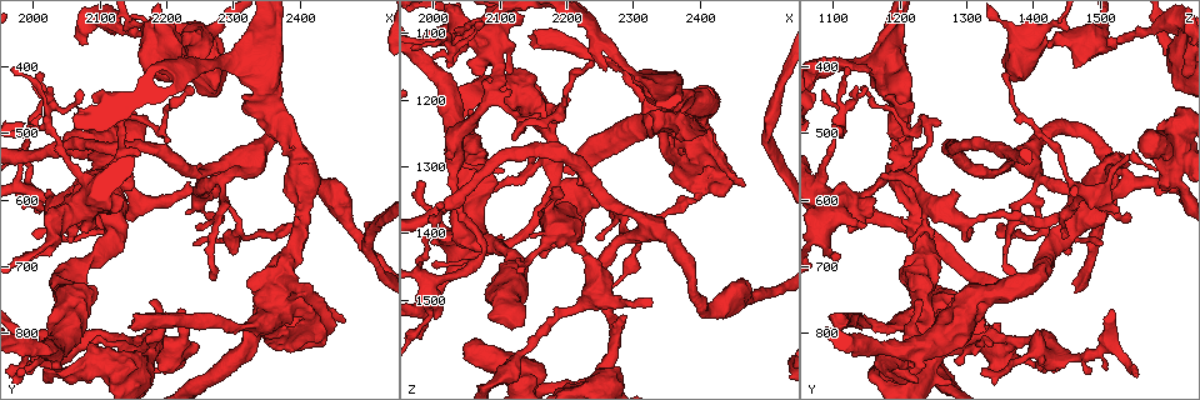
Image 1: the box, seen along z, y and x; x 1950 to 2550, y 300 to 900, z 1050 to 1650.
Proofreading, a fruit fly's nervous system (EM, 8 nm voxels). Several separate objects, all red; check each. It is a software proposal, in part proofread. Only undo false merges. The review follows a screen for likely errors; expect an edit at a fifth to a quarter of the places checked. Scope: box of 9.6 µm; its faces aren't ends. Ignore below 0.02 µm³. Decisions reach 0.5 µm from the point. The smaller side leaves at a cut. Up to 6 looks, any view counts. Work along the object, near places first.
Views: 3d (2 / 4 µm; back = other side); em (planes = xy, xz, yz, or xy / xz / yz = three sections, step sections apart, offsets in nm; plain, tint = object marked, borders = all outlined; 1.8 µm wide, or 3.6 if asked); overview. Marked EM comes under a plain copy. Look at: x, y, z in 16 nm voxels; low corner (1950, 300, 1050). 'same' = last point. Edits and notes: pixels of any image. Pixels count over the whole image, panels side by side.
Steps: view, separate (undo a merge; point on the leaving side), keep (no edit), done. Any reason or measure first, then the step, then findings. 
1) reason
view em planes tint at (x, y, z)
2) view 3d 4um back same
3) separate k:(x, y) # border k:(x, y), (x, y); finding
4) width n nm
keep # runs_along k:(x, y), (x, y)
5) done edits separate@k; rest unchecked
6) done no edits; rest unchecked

thin neck
view 3d 2um at (2385, 520, 1210)

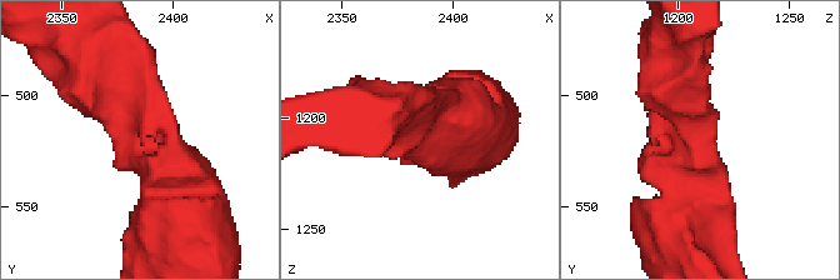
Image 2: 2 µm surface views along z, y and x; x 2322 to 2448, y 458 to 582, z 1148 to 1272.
arm_widths 440, 600 nm
view em planes tint at (2384, 520, 1208)

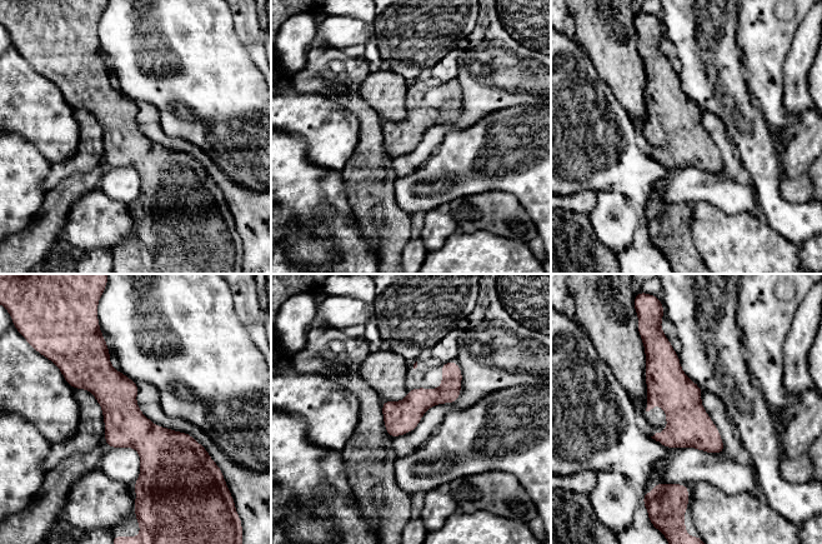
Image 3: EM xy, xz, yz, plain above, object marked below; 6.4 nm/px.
keep # runs_along 3:(103, 345), (103, 380), (149, 443), (145, 488); all the same neuron

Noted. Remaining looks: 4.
sudden change in width
view em xy step 16 tint at (2460, 620, 1495)

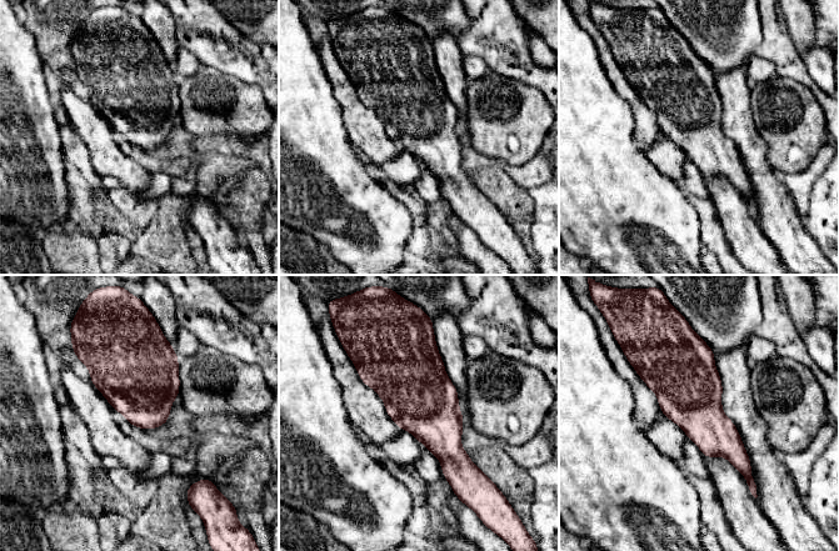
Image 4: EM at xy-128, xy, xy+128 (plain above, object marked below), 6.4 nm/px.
view em planes borders same

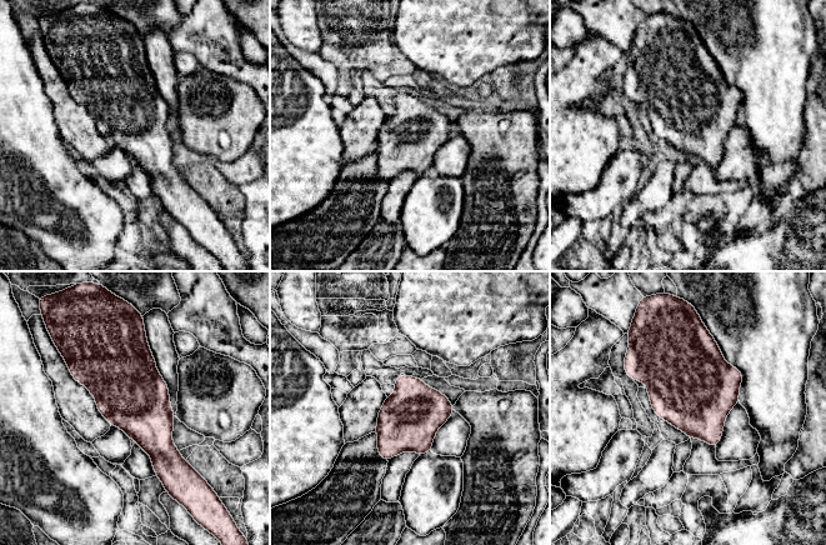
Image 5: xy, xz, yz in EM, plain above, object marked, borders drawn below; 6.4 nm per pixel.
keep # one neuron here

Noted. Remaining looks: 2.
sudden change in width
view 3d 4um at (2205, 370, 1410)

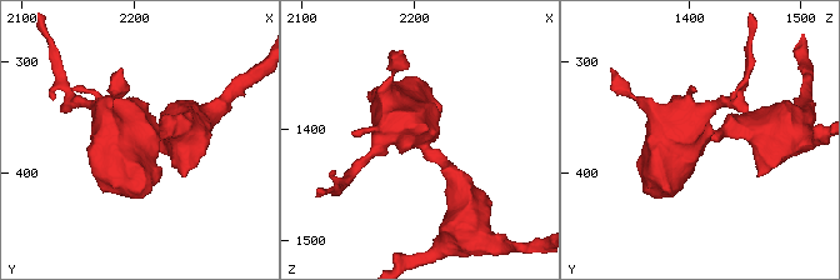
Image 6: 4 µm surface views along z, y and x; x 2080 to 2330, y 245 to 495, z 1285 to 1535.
shape alone is not enough
view em 3.6um planes tint at (2212, 366, 1414)

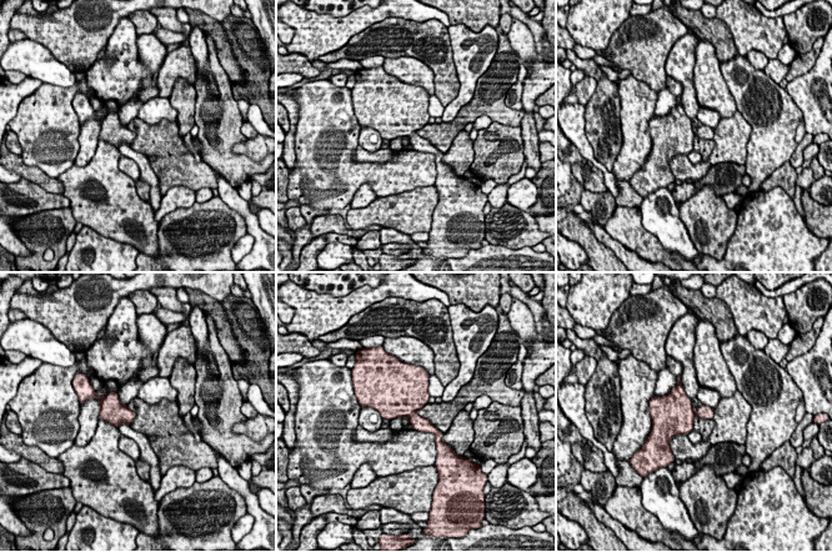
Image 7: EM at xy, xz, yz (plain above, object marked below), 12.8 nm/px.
keep # all the same neuron

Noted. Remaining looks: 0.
done no edits; rest unchecked

